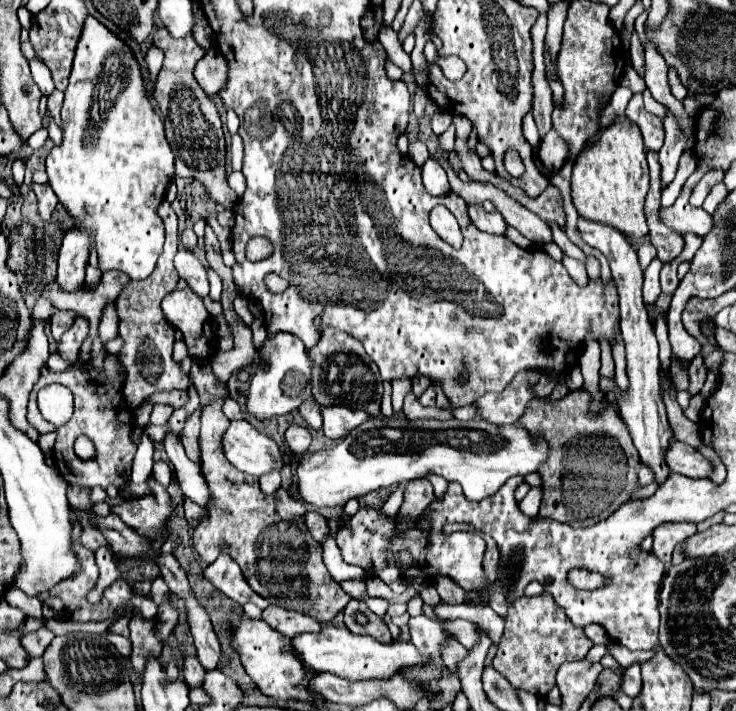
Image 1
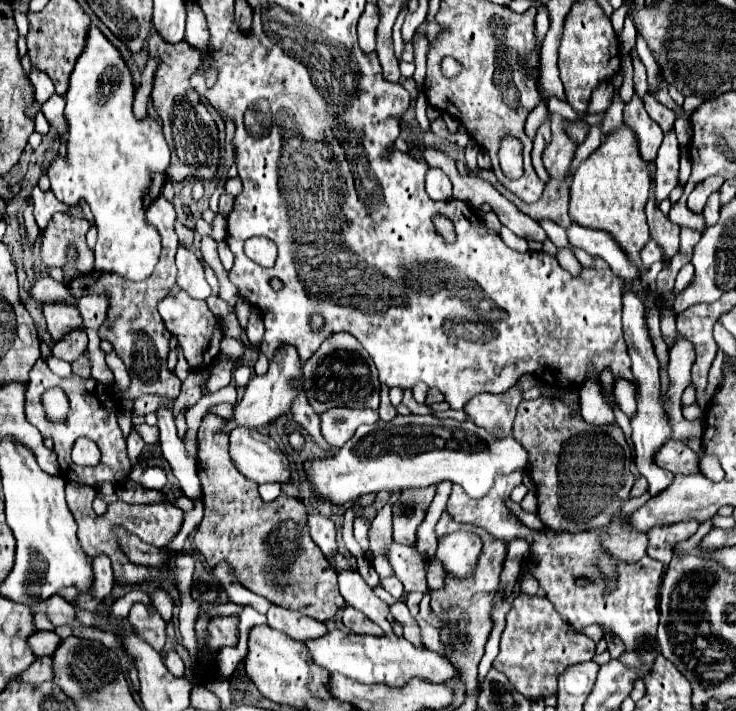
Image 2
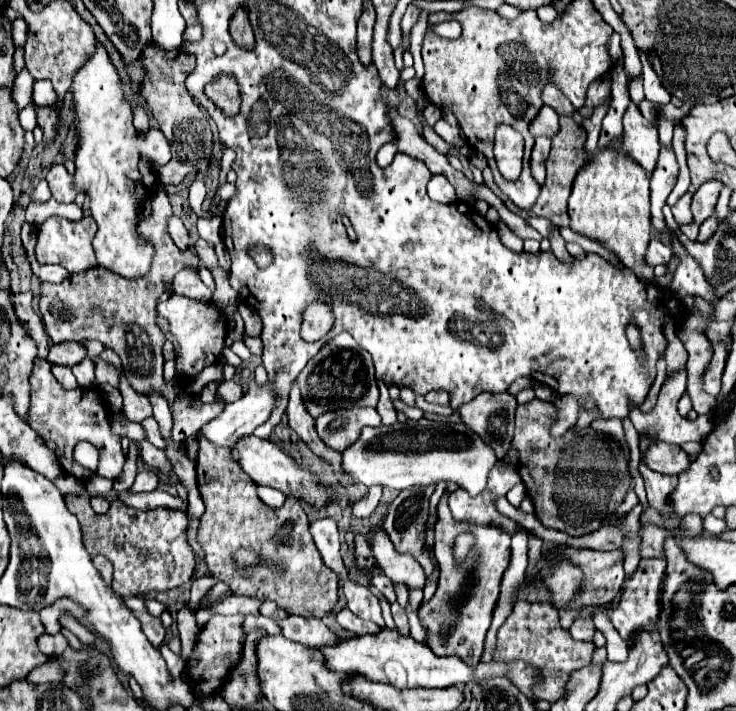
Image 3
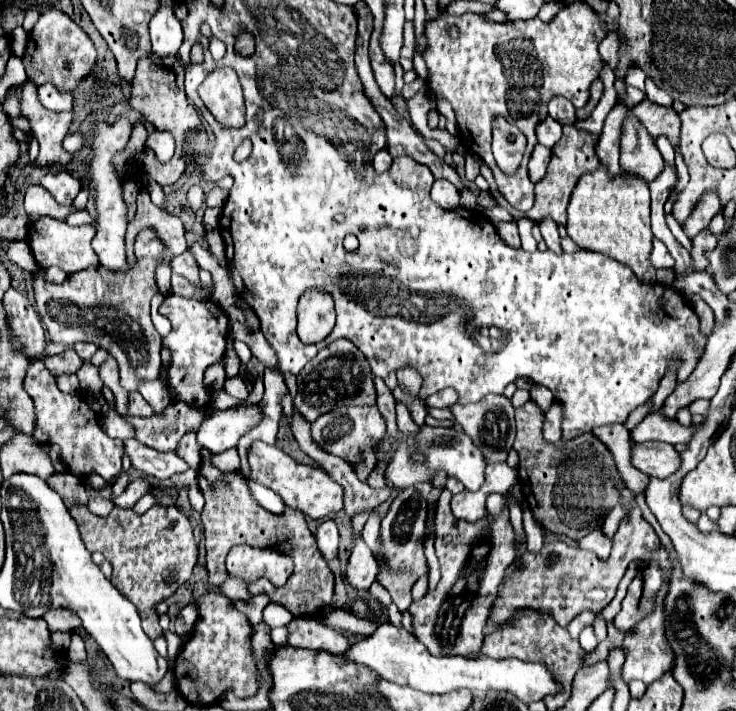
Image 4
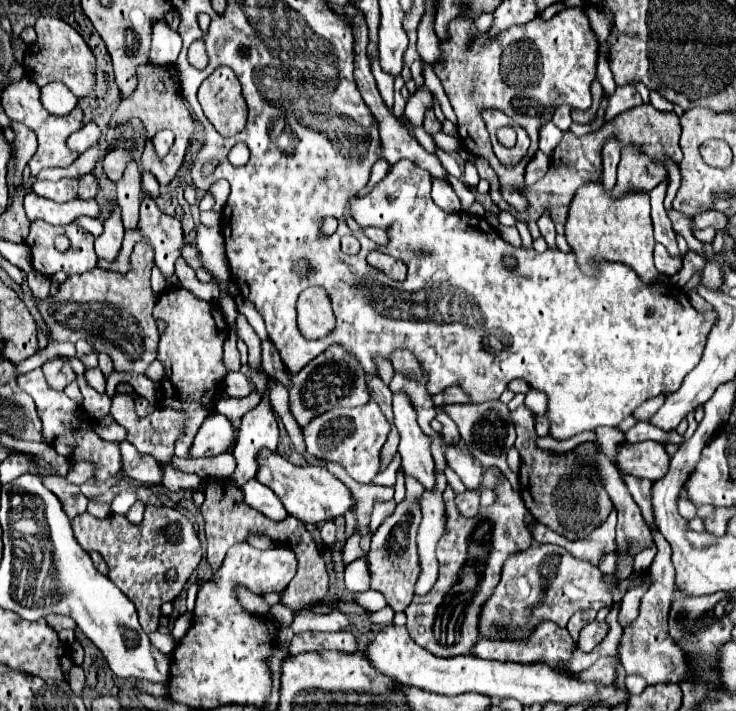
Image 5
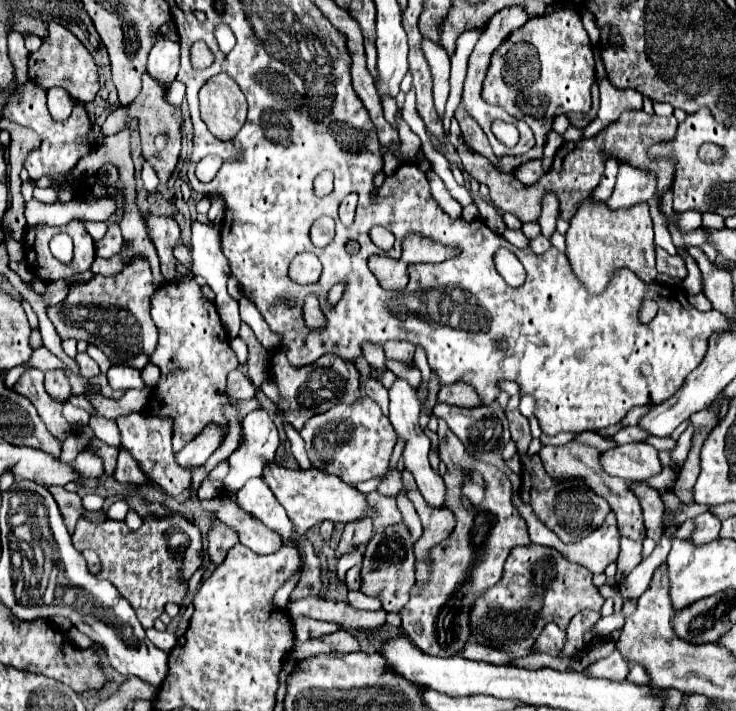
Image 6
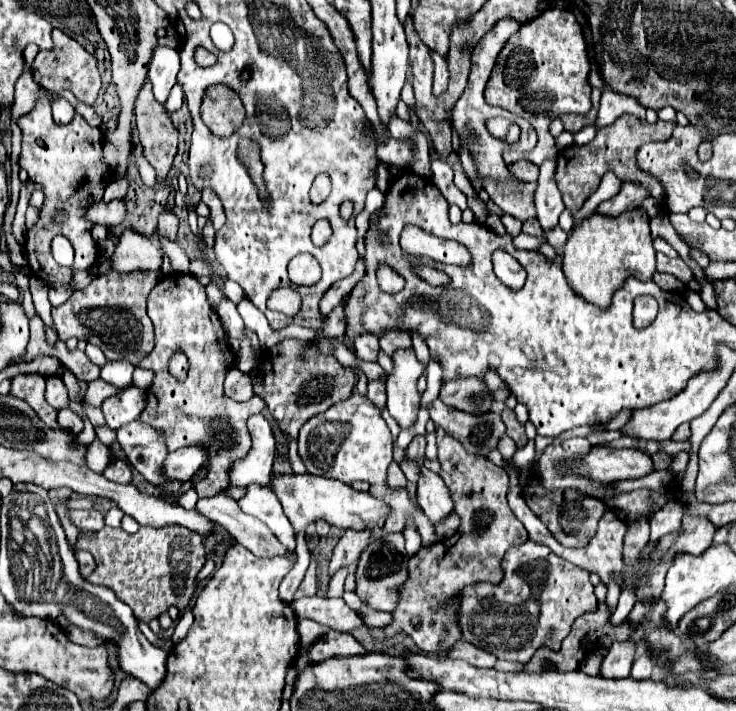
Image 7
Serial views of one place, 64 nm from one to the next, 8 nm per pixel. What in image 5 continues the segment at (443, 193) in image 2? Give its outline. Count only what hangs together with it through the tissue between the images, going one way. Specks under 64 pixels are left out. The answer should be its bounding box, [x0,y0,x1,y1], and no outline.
[432,180,460,212]

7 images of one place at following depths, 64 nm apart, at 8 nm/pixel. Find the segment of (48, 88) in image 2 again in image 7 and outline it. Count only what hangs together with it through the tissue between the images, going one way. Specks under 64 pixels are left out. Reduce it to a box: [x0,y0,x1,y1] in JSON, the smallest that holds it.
[52,96,74,124]

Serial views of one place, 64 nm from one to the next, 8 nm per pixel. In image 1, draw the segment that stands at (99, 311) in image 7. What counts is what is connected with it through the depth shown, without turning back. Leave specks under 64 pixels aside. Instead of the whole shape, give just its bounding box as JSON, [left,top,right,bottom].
[50,200,190,410]

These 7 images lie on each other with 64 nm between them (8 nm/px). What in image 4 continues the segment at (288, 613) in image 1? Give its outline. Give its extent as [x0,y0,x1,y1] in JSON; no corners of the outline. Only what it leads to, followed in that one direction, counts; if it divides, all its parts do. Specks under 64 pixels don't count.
[288,618,350,654]

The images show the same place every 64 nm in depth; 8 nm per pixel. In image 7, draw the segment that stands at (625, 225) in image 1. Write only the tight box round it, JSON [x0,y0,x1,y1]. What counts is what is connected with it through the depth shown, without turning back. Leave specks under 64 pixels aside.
[564,208,656,308]

